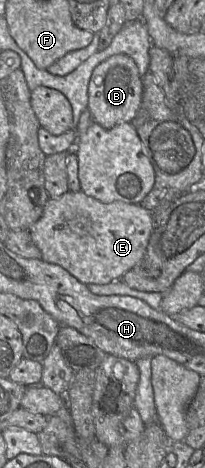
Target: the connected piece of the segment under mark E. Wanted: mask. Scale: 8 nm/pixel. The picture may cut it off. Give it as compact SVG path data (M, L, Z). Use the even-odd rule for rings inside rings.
M69 190L58 198L49 198L42 216L28 232L44 261L61 266L89 285L121 280L143 258L153 226L153 212L140 204L103 203L82 191Z

